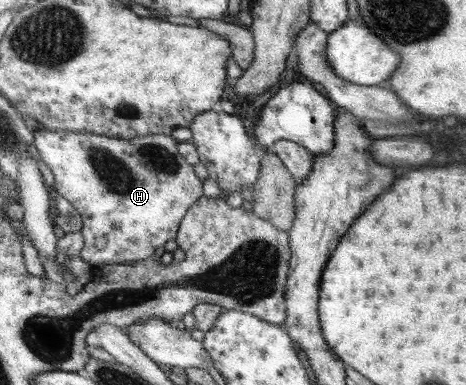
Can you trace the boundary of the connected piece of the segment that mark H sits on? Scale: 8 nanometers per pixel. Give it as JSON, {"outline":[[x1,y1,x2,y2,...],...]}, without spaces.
{"outline":[[46,127,43,130,33,131,33,146,37,148,41,160,47,163,55,177,55,185,52,187,53,193,60,194,77,209,82,218,81,232,84,238,84,247,80,257,91,266,96,267,99,264,123,264,131,261,142,261,152,258,155,248,163,246,168,240,178,239,182,220,198,200,203,196,201,190,201,178,195,176,193,165,188,162,186,157,178,150,178,141,168,134,139,135,131,140,108,137,107,135,91,134,88,132,71,131,52,131]]}

